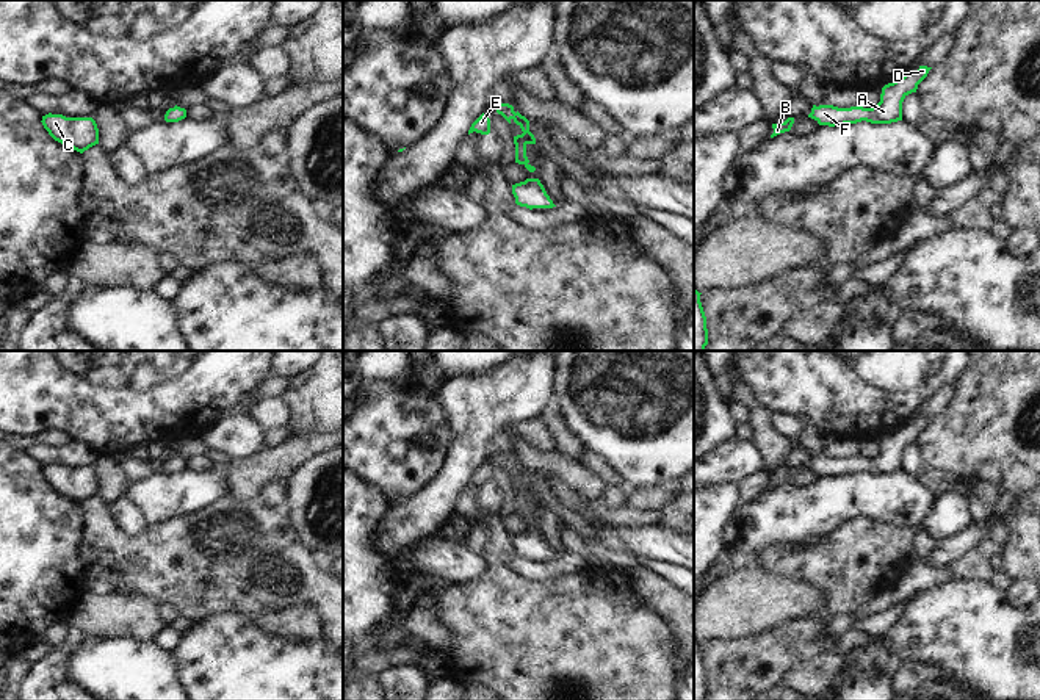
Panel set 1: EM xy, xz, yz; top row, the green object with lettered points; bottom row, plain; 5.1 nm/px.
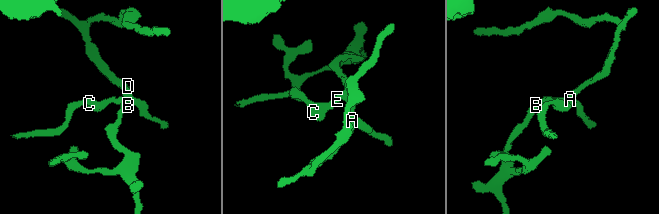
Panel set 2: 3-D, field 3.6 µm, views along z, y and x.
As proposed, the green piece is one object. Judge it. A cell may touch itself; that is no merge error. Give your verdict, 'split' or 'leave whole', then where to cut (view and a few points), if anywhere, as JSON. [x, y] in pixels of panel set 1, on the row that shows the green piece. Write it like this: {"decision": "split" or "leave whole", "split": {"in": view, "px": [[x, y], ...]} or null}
{"decision": "leave whole", "split": null}

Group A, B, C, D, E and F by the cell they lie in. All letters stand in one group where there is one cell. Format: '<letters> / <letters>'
A B C D E F

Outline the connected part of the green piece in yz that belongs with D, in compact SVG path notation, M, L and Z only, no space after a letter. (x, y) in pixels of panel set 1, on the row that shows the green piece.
M919 66L918 70L907 72L899 80L888 83L882 88L880 102L872 108L850 106L838 108L833 105L813 105L808 117L814 119L819 125L844 125L857 124L861 121L871 124L891 124L902 121L904 99L916 92L918 85L927 77L932 67Z

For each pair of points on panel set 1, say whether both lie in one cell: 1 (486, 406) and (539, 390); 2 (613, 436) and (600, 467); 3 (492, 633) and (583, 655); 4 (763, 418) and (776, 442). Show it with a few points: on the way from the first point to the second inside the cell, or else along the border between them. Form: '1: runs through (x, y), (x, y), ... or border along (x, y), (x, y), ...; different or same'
1: runs through (498, 396), (516, 390), (527, 390); same
2: border along (575, 436), (631, 483); different
3: runs through (514, 638), (561, 655); same
4: runs through (763, 425), (769, 436); same

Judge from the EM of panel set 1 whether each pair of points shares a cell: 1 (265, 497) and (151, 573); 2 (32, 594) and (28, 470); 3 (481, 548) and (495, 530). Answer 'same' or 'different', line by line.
1: different
2: same
3: different

